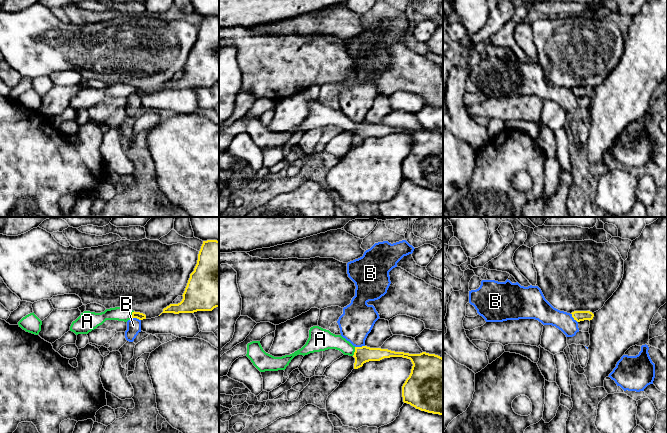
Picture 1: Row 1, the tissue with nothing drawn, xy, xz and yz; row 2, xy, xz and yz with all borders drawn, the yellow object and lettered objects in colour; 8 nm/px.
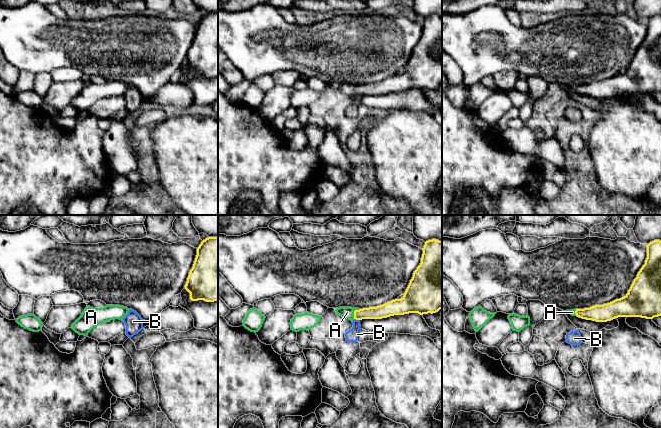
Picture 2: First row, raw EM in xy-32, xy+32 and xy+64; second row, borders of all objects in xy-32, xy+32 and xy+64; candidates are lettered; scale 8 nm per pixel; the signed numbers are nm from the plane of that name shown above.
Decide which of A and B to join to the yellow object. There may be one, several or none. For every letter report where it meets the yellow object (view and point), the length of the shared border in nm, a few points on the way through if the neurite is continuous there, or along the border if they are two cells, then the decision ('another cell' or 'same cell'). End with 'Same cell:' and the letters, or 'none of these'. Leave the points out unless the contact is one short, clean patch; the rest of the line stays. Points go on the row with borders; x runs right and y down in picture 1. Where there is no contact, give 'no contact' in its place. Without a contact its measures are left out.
A: meets yellow in xz at (355, 351); contact 80 nm long; border along xz (355, 347), (352, 355); another cell
B: meets yellow in xy at (136, 317); contact 80 nm long; border along xy (131, 317), (136, 317), (140, 320); another cell
Same cell: none of these

